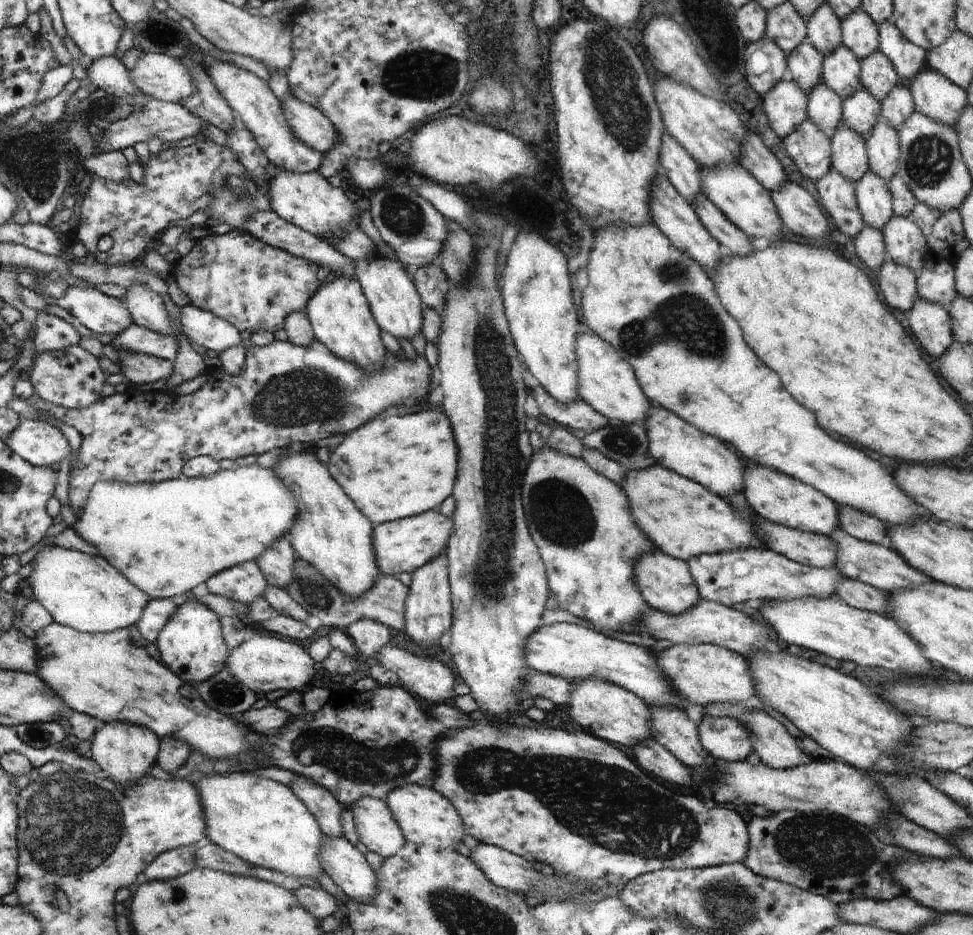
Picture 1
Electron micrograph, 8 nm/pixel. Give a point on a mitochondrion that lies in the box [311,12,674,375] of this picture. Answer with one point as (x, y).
(608, 73)

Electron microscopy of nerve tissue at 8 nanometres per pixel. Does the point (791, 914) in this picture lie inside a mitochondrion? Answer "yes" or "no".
no

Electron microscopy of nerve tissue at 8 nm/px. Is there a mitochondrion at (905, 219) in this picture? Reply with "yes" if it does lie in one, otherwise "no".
no

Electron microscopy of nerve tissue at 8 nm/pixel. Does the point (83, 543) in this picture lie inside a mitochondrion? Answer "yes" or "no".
no

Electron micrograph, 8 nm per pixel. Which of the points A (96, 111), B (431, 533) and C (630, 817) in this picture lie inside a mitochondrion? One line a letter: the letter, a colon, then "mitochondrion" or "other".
A: mitochondrion
B: other
C: mitochondrion

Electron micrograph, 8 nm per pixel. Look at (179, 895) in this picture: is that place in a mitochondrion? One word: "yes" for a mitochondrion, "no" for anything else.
yes

